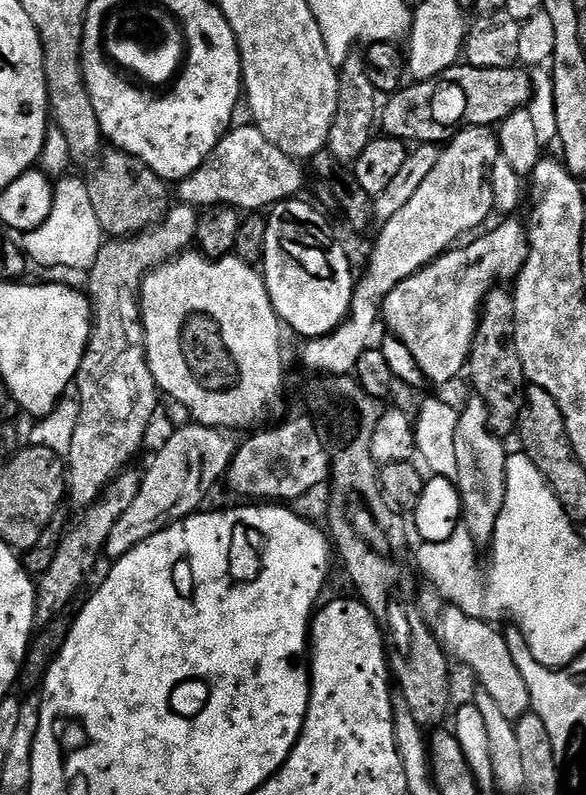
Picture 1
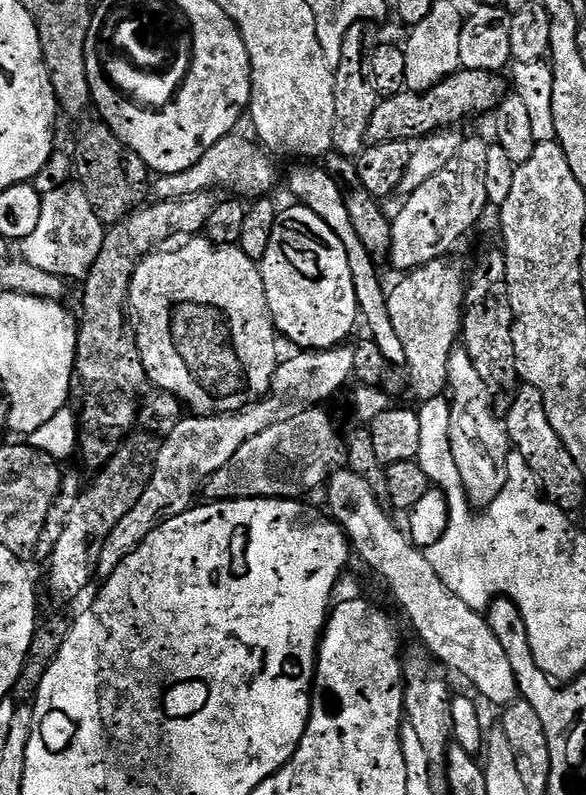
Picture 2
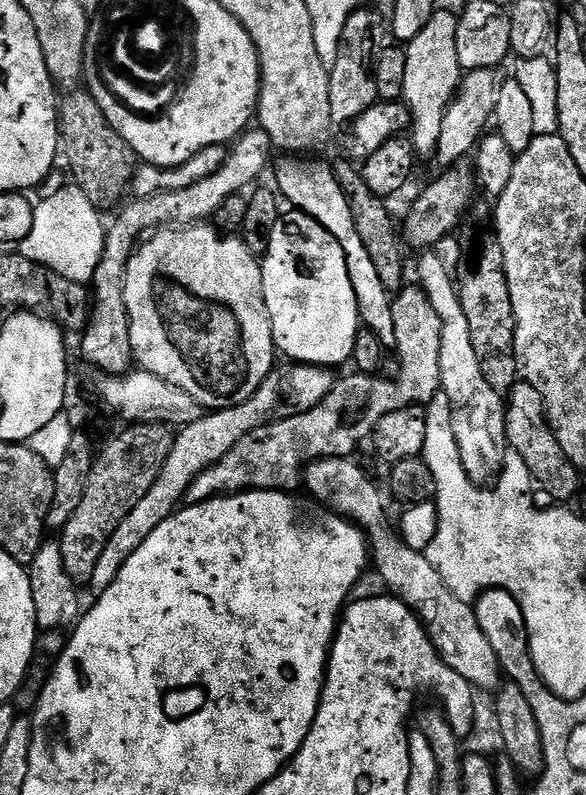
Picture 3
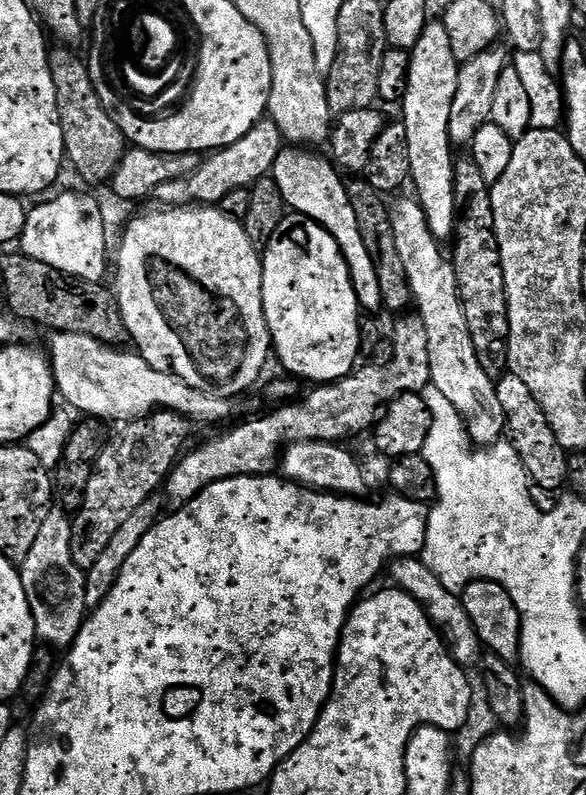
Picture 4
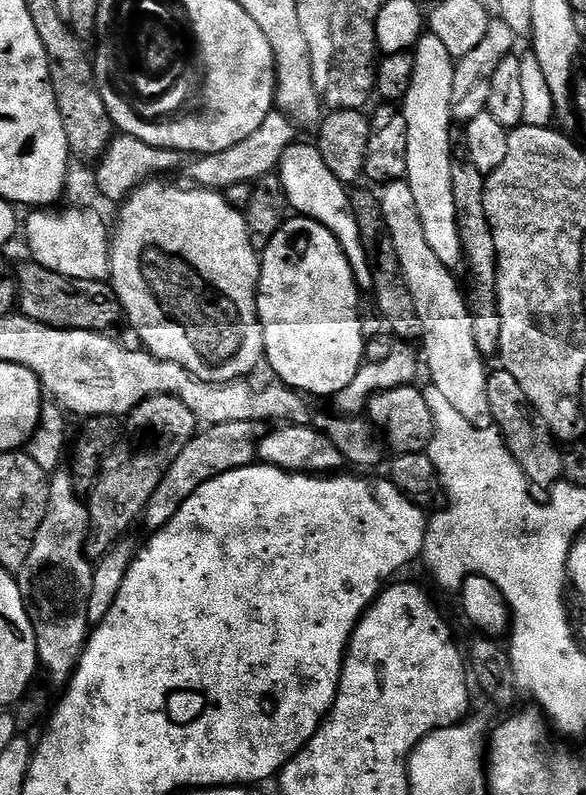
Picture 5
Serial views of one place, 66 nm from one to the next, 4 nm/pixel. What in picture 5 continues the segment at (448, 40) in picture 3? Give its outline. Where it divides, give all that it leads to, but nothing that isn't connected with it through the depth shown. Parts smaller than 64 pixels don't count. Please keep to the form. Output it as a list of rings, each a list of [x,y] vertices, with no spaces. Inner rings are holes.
[[[425,34],[414,49],[414,82],[404,95],[402,111],[406,118],[406,183],[414,194],[414,206],[418,206],[418,218],[422,218],[422,230],[430,250],[450,270],[461,267],[464,247],[458,234],[454,186],[452,185],[452,95],[454,94],[454,58],[442,46],[437,36]]]

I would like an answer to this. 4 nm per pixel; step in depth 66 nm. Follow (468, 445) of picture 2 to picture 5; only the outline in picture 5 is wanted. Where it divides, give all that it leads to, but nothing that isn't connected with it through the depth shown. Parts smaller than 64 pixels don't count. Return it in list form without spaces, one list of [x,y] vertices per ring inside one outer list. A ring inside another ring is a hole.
[[[396,180],[383,185],[378,195],[398,262],[418,310],[426,372],[432,375],[431,387],[442,390],[444,397],[462,418],[473,422],[487,421],[491,413],[488,397],[490,372],[484,369],[485,357],[481,356],[478,346],[474,346],[472,313],[466,303],[465,293],[464,296],[460,293],[452,277],[455,275],[442,263],[438,254],[430,250],[430,242],[426,242],[426,234],[422,230],[422,218],[418,218],[418,206],[414,206],[414,194],[410,194],[410,186],[404,180]]]

